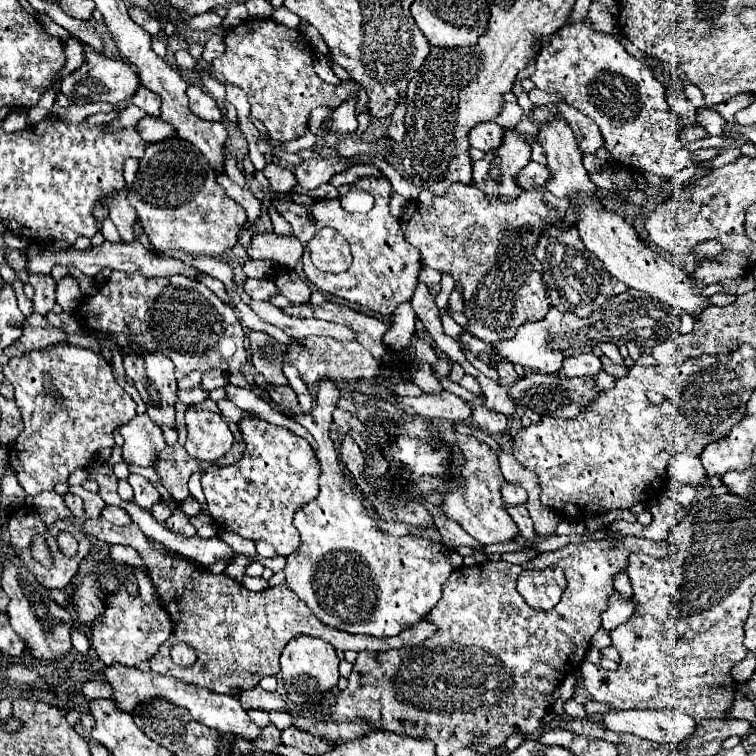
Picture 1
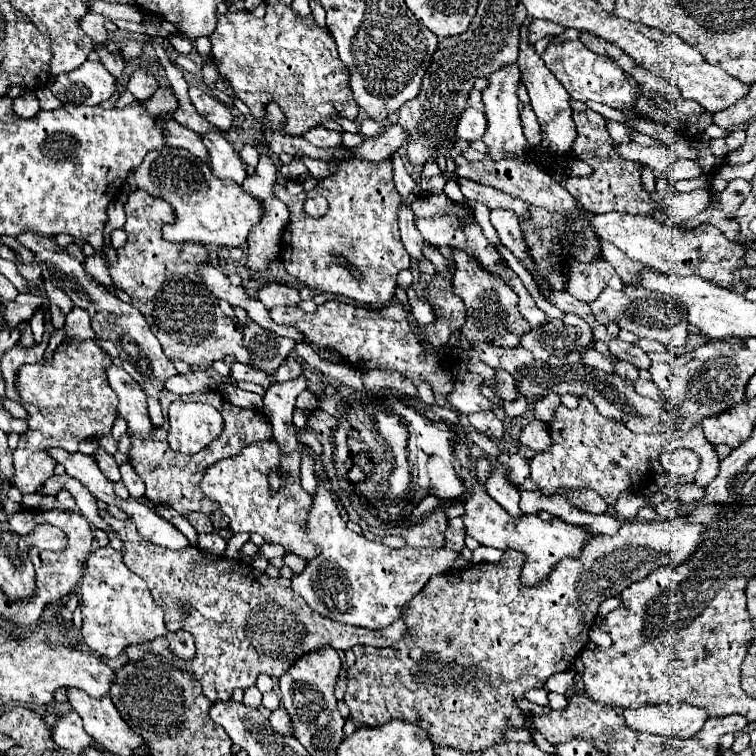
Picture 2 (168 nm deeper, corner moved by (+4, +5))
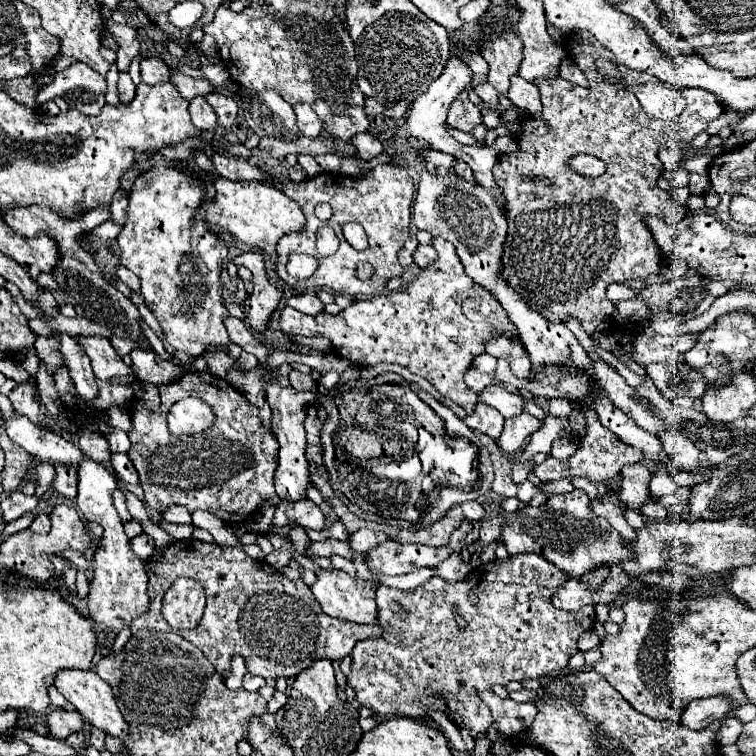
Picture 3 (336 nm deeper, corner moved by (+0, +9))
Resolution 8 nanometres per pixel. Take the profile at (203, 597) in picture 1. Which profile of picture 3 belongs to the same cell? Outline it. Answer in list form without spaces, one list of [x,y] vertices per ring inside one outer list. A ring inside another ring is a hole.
[[[194,539],[174,541],[160,551],[156,561],[146,561],[146,573],[150,579],[148,593],[152,599],[150,613],[146,617],[138,617],[130,625],[130,631],[168,629],[168,623],[162,617],[164,593],[178,577],[198,581],[206,593],[204,615],[194,631],[180,631],[180,635],[202,649],[222,679],[228,677],[234,655],[244,657],[248,673],[252,675],[260,675],[264,679],[292,679],[316,659],[342,659],[352,653],[358,641],[382,635],[382,627],[378,623],[358,625],[322,613],[316,597],[304,581],[290,581],[276,569],[270,569],[266,561],[250,559],[236,547],[220,547],[216,543]]]

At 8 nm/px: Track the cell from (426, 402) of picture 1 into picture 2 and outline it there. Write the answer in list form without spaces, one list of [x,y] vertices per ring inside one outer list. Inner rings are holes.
[[[466,373],[462,381],[456,381],[454,391],[448,395],[448,401],[458,409],[460,423],[464,423],[464,417],[476,411],[488,411],[492,409],[492,401],[486,399],[480,393],[482,377],[478,373]]]

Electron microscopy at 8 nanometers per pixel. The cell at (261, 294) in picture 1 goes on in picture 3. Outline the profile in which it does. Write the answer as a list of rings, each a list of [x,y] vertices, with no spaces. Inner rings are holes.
[[[302,293],[302,295],[288,297],[284,303],[290,305],[290,307],[294,307],[296,311],[308,313],[308,315],[314,315],[314,313],[322,313],[324,311],[324,305],[320,303],[320,299],[314,293]]]

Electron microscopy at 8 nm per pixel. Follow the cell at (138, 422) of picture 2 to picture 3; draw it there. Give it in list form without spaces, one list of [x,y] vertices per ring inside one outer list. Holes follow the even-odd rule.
[[[78,337],[78,343],[90,357],[96,377],[126,377],[133,374],[132,368],[122,361],[106,337]]]

